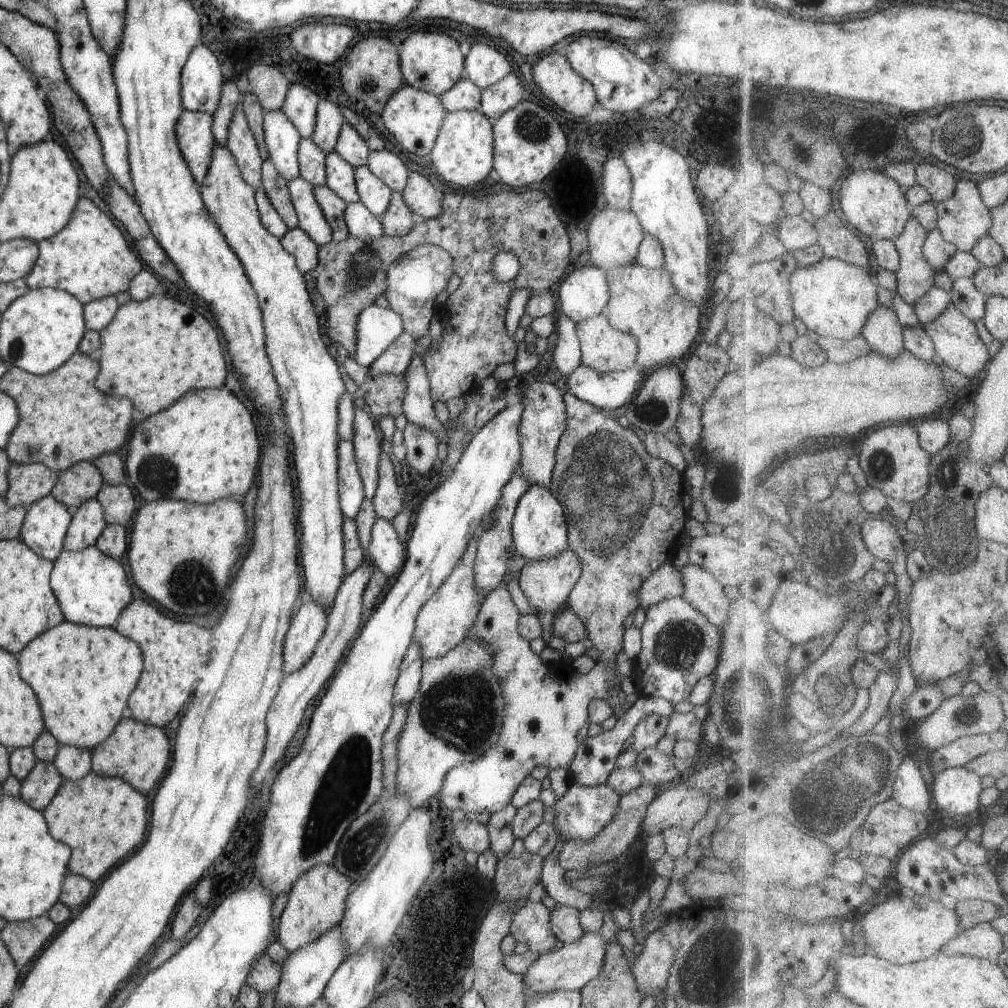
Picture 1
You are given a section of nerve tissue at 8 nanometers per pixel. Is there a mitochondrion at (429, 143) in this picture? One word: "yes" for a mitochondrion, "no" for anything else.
no

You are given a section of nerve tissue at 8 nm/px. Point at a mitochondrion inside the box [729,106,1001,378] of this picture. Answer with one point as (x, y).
(959, 142)

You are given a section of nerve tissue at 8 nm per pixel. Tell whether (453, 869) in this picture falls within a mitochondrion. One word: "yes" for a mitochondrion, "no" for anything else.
no

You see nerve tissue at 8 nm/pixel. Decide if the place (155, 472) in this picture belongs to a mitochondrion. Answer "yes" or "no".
yes

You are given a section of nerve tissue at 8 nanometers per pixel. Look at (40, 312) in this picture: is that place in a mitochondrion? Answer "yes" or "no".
no

